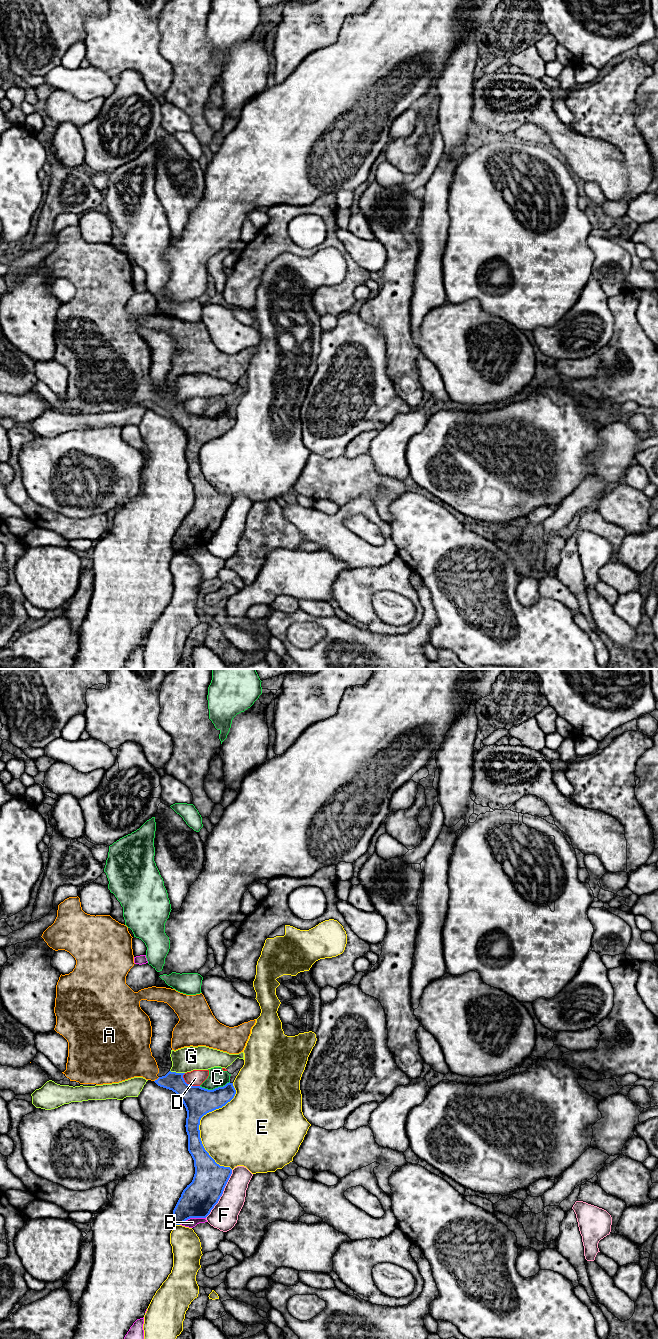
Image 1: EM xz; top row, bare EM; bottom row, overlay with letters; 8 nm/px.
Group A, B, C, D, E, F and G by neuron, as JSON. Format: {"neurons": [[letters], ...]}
{"neurons": [["A"], ["B"], ["C"], ["D"], ["E"], ["F"], ["G"]]}

